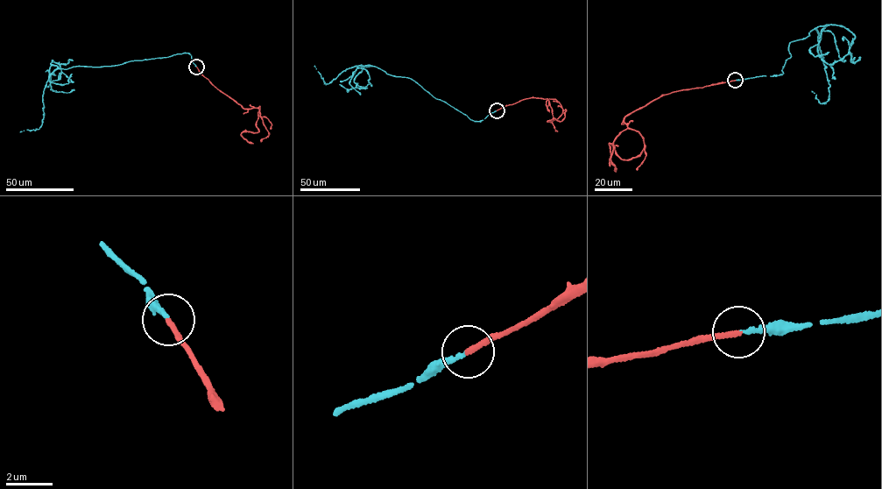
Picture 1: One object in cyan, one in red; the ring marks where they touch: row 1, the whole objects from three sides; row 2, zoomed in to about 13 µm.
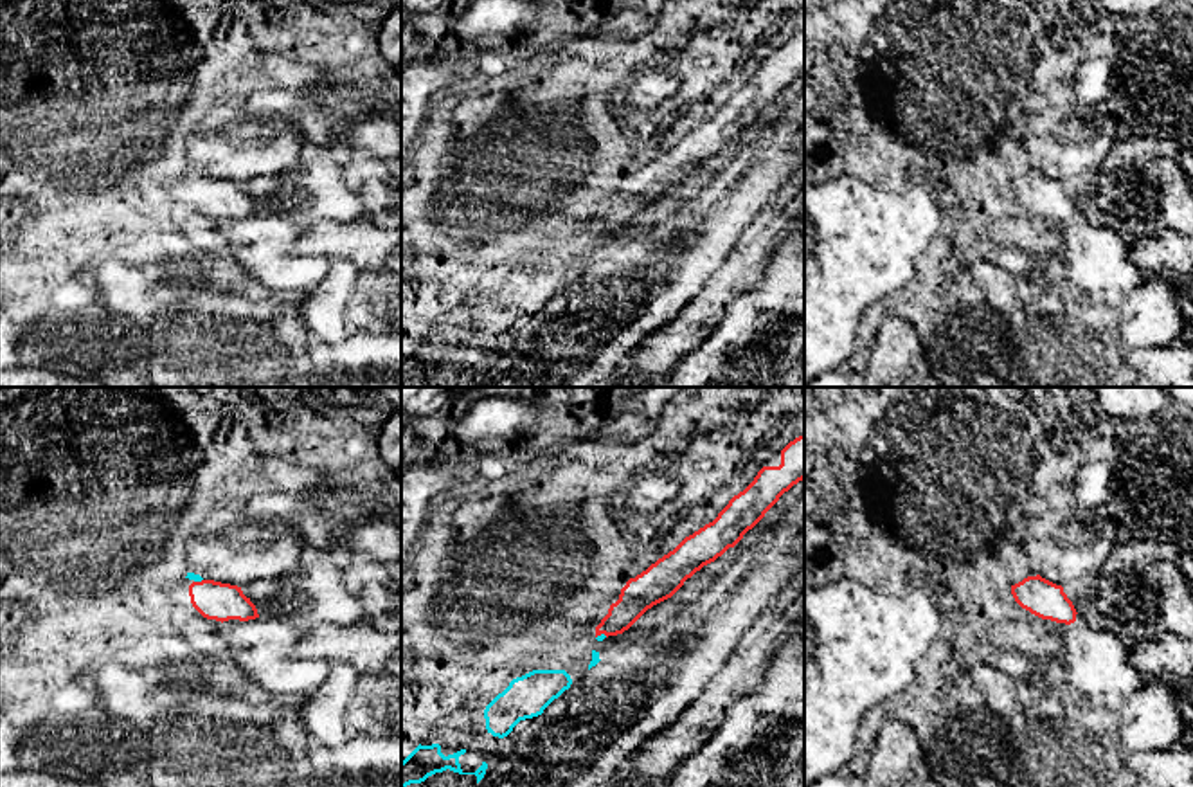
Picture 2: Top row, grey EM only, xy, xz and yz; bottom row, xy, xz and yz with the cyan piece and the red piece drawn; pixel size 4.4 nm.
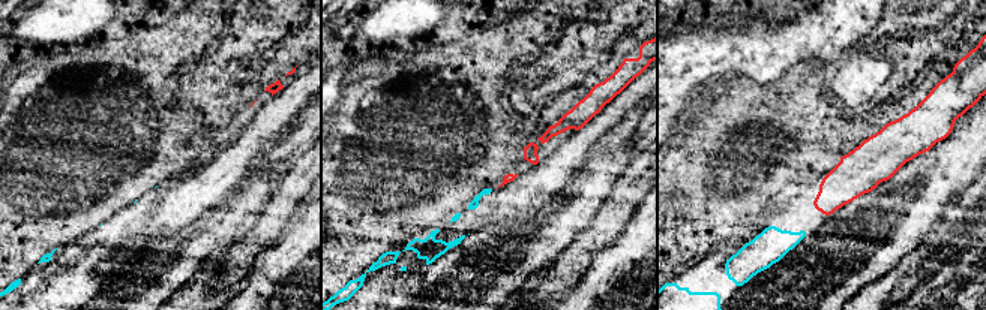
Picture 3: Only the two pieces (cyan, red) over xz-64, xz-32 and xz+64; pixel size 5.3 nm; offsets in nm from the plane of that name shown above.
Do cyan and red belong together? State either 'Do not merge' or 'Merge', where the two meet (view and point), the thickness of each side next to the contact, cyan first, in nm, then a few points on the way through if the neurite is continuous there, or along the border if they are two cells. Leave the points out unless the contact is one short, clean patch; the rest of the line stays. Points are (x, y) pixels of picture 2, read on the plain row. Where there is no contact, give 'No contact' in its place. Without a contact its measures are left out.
Merge. Touches cyan at xz (601, 231). Thickness 30 nm (cyan) against 150 nm. Path across: xz (600, 235), (601, 231), (639, 189)

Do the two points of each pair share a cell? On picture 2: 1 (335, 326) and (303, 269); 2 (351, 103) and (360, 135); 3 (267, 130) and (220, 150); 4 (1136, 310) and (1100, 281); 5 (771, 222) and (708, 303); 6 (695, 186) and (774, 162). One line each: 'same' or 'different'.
1: different
2: same
3: same
4: different
5: same
6: different

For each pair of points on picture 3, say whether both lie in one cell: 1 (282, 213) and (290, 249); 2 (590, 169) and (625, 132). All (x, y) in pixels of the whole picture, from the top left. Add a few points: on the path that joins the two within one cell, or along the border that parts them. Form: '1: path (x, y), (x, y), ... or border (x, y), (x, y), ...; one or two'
1: border (297, 210), (285, 232), (257, 253); two
2: path (599, 160), (617, 141); one

